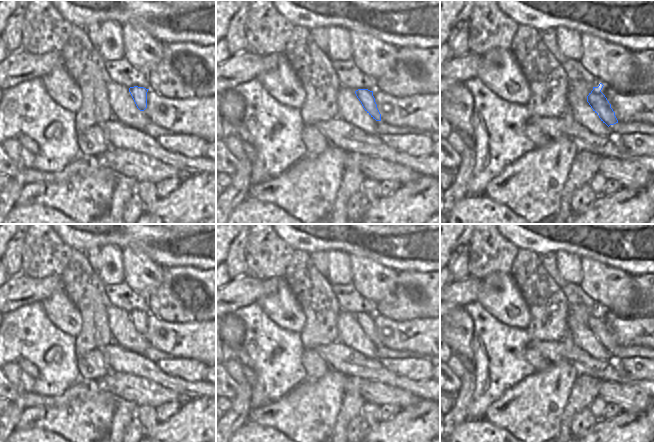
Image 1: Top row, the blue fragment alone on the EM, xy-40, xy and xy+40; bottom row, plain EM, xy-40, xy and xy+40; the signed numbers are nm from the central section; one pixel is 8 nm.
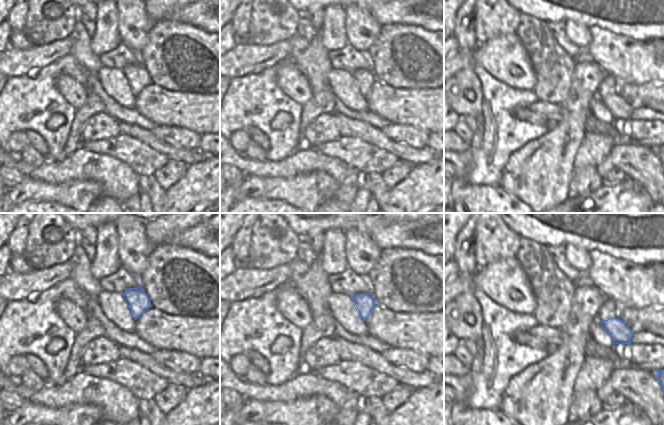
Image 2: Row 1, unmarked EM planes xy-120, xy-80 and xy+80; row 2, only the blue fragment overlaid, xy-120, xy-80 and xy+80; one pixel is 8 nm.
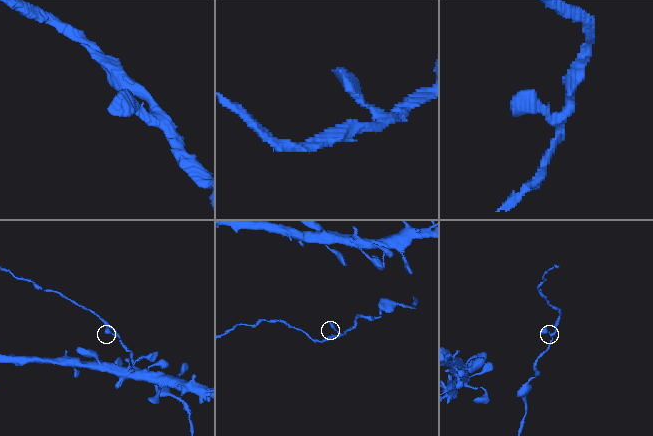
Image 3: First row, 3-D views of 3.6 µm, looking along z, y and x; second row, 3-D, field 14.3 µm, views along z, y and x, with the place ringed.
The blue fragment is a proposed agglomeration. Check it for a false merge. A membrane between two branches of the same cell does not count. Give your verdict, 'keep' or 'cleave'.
keep

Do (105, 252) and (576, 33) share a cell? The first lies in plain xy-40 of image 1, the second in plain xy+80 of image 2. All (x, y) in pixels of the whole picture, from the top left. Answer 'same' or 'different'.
same

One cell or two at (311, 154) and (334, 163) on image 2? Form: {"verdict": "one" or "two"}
{"verdict": "two"}

